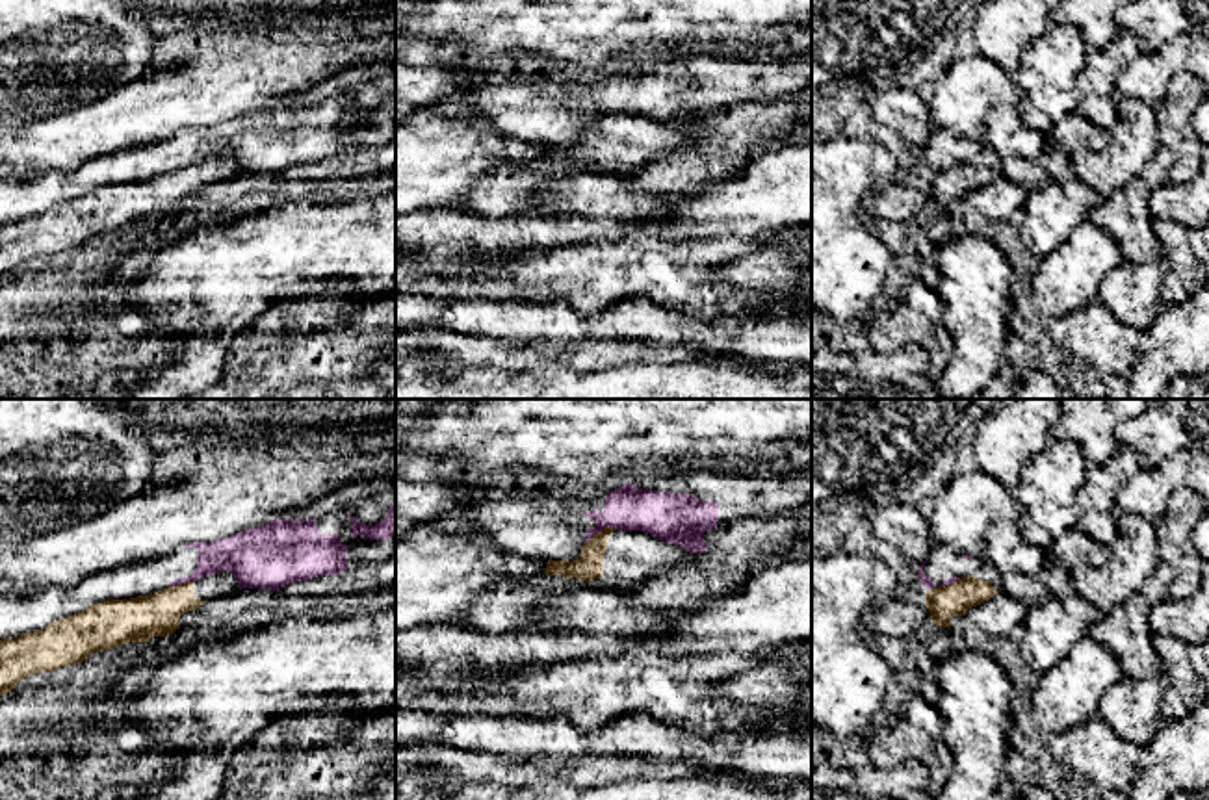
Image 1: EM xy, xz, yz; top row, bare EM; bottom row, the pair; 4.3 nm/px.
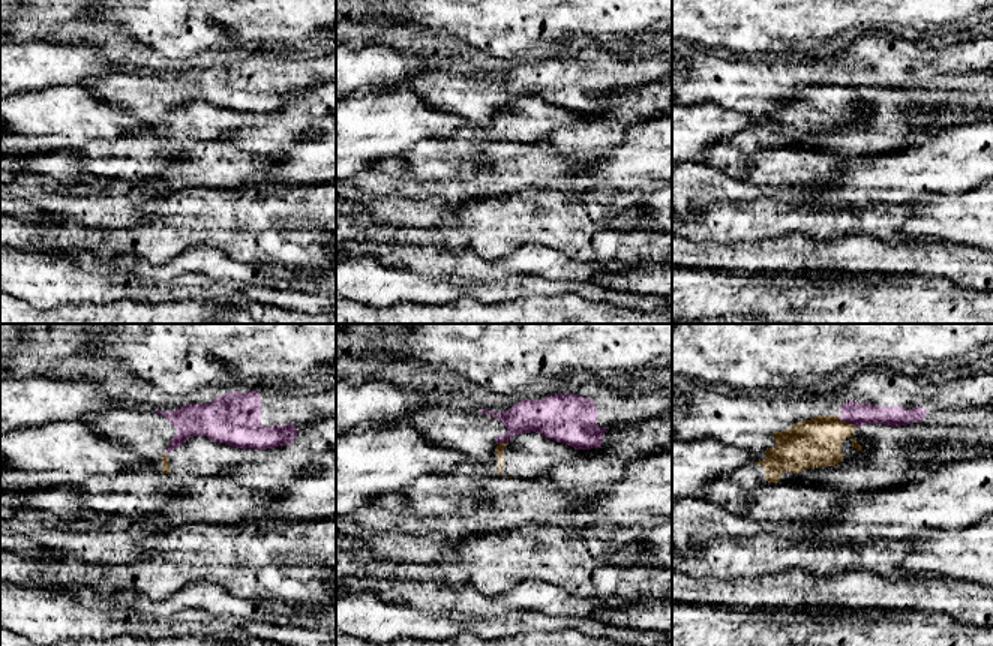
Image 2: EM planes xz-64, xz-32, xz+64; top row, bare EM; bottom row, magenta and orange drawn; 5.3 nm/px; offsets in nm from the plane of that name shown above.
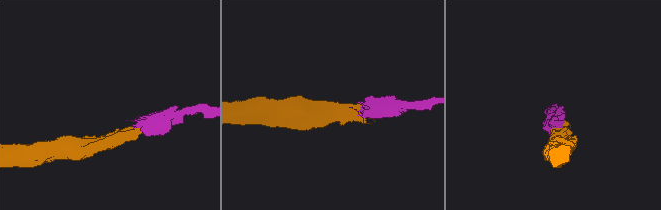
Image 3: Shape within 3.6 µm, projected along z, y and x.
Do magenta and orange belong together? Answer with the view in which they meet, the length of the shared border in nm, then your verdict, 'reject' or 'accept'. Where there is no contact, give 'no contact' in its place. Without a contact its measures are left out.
xz | 150 nm | reject

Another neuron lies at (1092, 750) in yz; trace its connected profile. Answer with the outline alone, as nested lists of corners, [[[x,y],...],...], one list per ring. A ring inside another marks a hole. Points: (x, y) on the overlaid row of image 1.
[[[1101,716],[1044,739],[1051,755],[1101,789],[1127,794],[1138,770],[1140,746],[1120,739]]]

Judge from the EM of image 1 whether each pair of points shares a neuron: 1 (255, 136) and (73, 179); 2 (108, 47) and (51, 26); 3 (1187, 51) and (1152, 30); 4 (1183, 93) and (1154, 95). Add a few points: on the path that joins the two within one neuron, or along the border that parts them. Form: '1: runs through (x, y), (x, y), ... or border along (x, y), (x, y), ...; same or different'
1: runs through (210, 141), (142, 164), (117, 167); same
2: runs through (93, 41), (77, 41), (65, 30); same
3: border along (1189, 34), (1172, 38), (1159, 51), (1146, 51); different
4: border along (1174, 73), (1167, 97), (1154, 110); different

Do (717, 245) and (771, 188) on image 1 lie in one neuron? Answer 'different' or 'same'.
different

